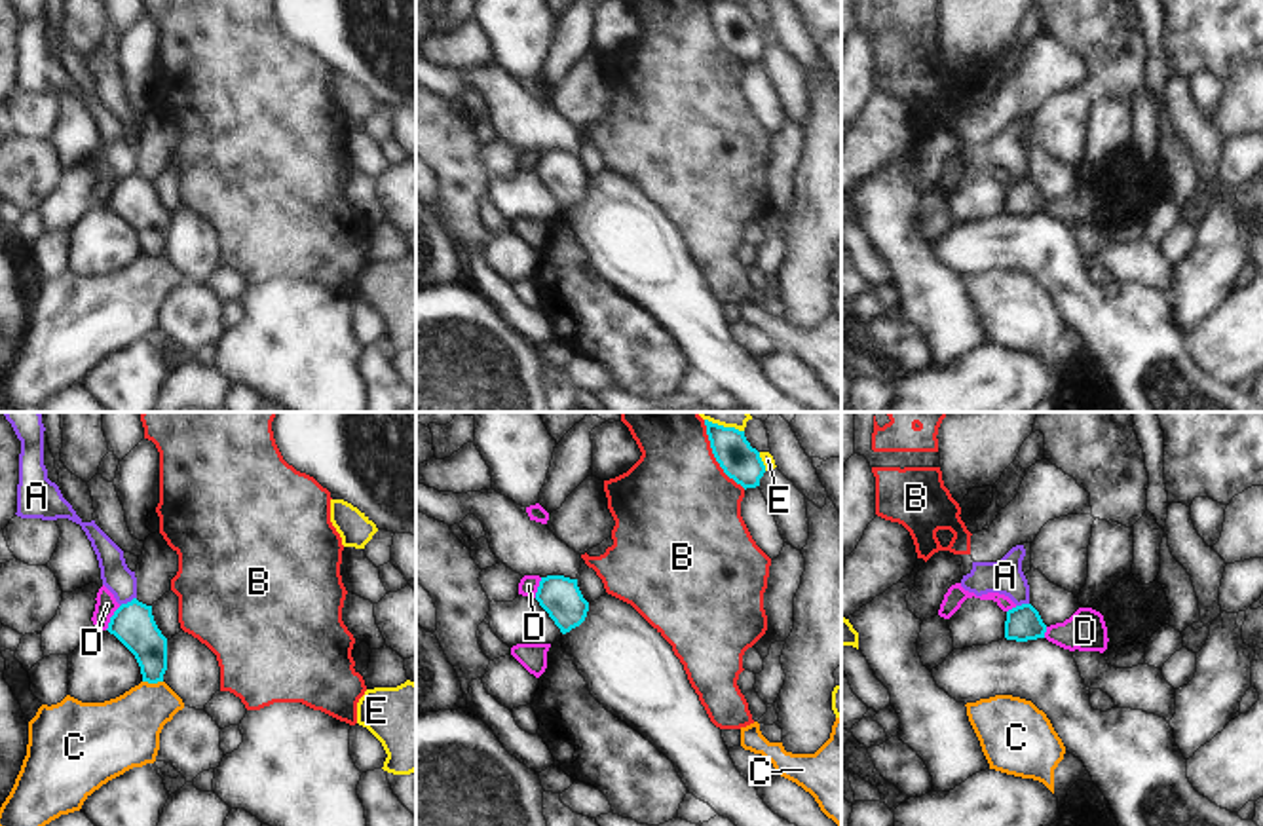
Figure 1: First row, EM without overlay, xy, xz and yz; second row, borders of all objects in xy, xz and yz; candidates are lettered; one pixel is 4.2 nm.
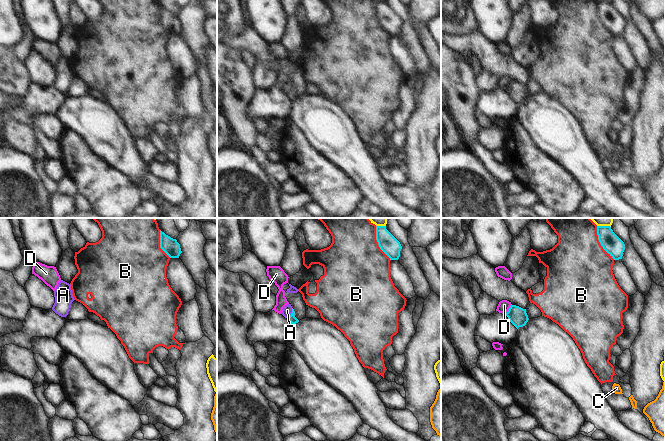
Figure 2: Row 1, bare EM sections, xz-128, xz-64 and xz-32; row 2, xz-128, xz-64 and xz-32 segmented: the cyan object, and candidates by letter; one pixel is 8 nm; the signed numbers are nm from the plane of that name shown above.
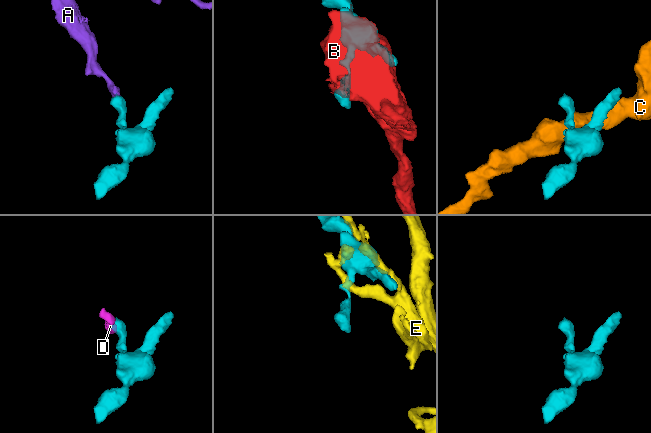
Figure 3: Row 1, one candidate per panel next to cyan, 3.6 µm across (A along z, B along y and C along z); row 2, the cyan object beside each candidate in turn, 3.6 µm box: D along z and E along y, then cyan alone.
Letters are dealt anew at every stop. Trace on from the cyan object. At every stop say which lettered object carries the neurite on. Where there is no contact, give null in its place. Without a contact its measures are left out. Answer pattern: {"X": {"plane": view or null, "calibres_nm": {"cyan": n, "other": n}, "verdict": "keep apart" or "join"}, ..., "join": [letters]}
{"A": {"plane": "xy", "calibres_nm": {"cyan": 180, "other": 120}, "verdict": "keep apart"}, "B": {"plane": "xz", "calibres_nm": {"cyan": 160, "other": 480}, "verdict": "keep apart"}, "C": {"plane": "xy", "calibres_nm": {"cyan": 170, "other": 300}, "verdict": "keep apart"}, "D": {"plane": "xy", "calibres_nm": {"cyan": 180, "other": 90}, "verdict": "keep apart"}, "E": {"plane": "xz", "calibres_nm": {"cyan": 160, "other": 30}, "verdict": "keep apart"}, "join": []}

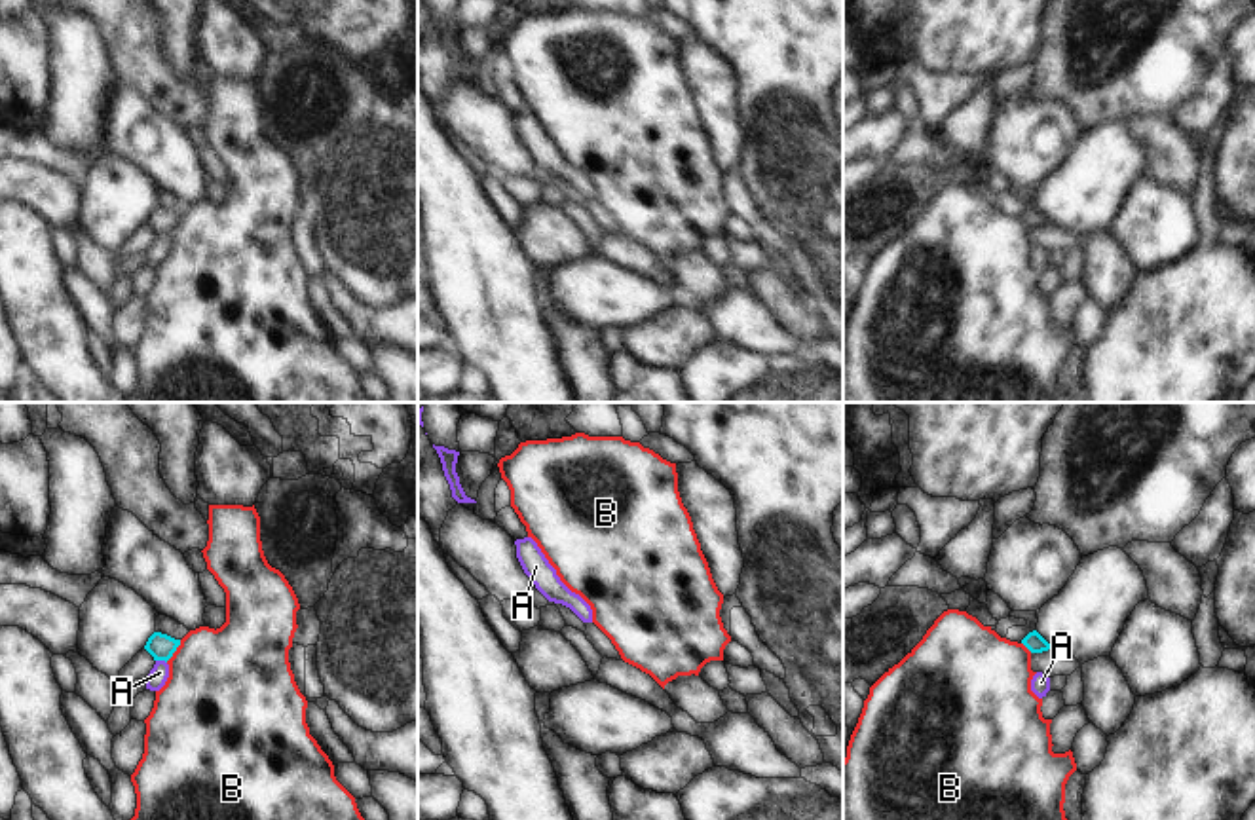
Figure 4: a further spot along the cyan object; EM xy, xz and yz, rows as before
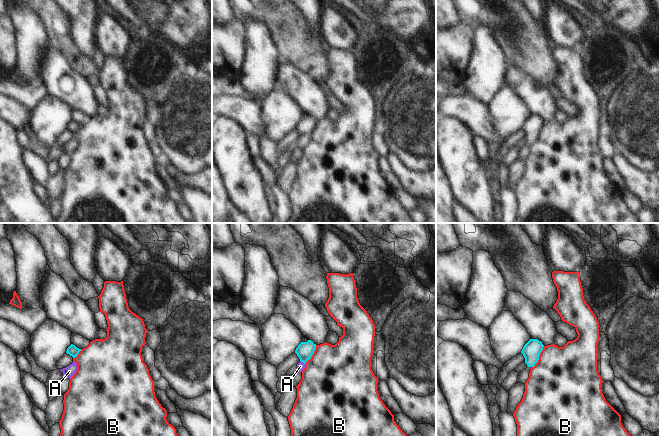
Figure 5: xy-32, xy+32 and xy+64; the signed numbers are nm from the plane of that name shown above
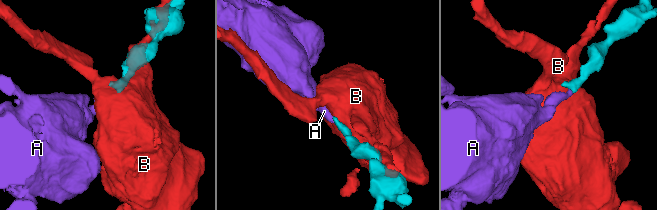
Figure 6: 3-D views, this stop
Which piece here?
{"A": {"plane": "xy", "calibres_nm": {"cyan": 110, "other": 80}, "verdict": "join"}, "B": {"plane": "xy", "calibres_nm": {"cyan": 110, "other": 460}, "verdict": "keep apart"}, "join": ["A"]}

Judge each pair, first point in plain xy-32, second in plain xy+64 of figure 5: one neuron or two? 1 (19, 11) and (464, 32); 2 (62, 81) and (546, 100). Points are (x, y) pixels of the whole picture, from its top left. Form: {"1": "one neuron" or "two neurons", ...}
{"1": "two neurons", "2": "one neuron"}

